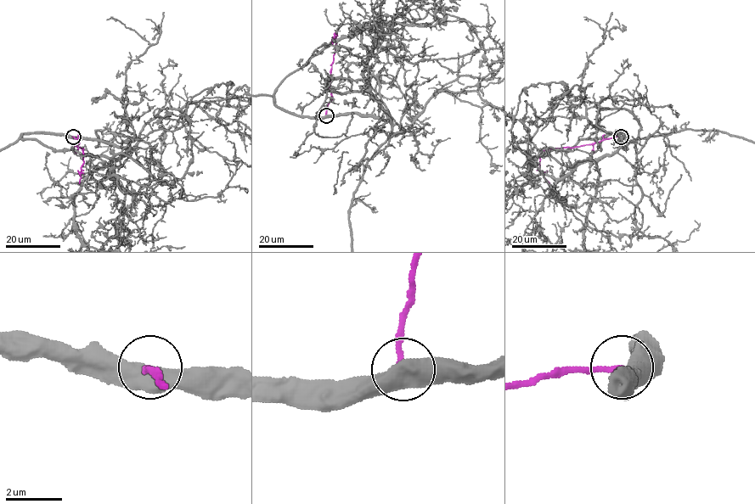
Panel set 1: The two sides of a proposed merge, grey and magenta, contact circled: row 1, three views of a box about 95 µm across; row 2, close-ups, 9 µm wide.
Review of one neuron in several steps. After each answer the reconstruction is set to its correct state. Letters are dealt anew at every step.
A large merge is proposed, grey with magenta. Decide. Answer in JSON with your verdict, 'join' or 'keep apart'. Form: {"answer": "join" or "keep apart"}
{"answer": "keep apart"}

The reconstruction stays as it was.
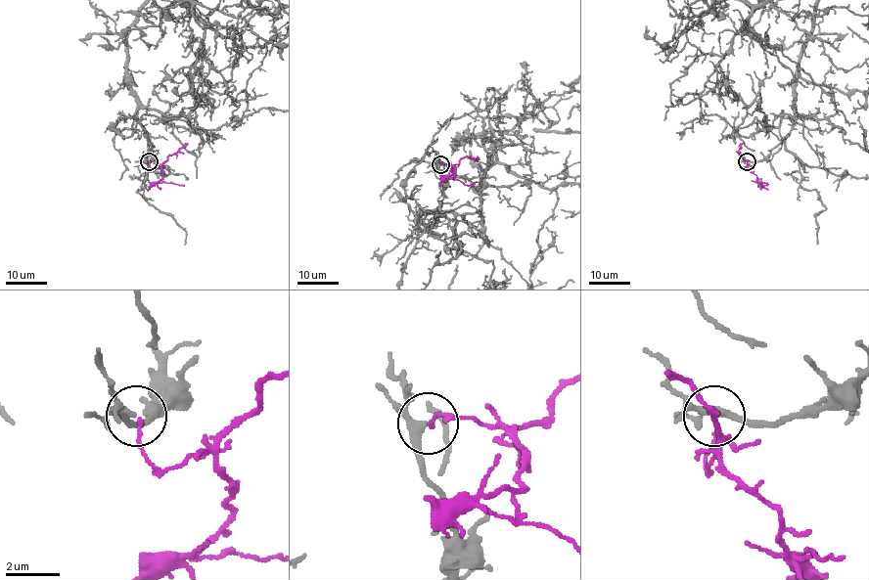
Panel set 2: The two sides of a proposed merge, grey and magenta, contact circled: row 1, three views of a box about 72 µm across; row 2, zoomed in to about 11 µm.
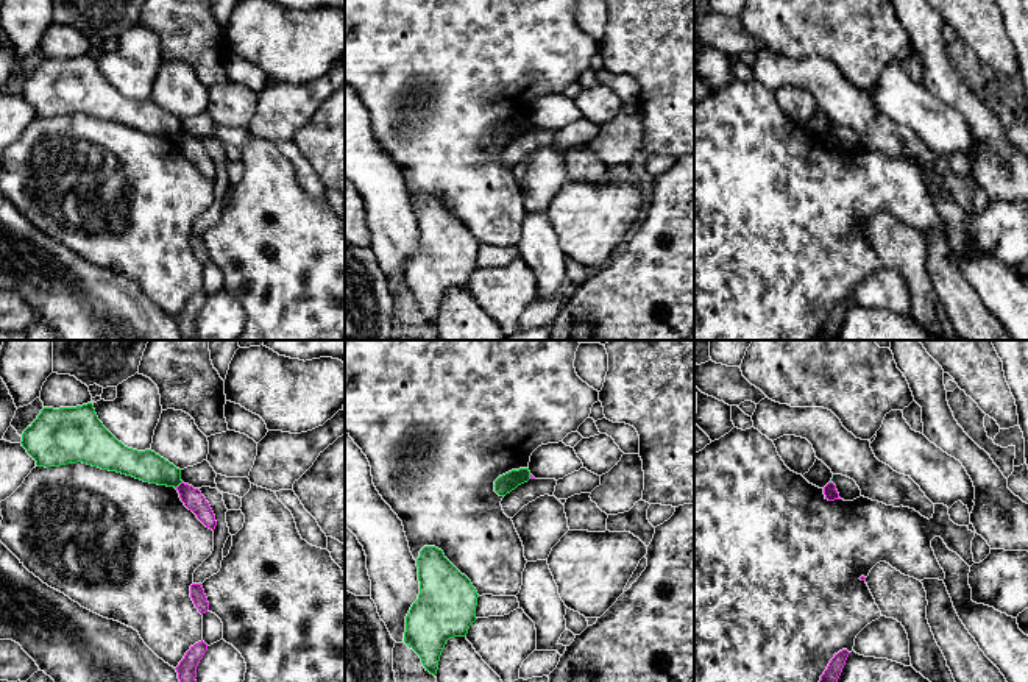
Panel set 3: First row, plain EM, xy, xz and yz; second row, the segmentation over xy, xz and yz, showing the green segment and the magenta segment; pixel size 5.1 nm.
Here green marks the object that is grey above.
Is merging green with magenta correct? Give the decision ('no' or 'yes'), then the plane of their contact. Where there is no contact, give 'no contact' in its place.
no | xy

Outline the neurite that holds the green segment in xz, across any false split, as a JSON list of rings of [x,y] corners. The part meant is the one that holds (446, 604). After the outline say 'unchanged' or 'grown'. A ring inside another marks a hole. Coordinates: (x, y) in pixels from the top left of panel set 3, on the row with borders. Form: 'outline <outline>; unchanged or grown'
outline [[[424,546],[417,559],[420,595],[406,616],[404,643],[437,674],[441,651],[449,638],[466,637],[477,620],[477,591],[435,546]]]; unchanged

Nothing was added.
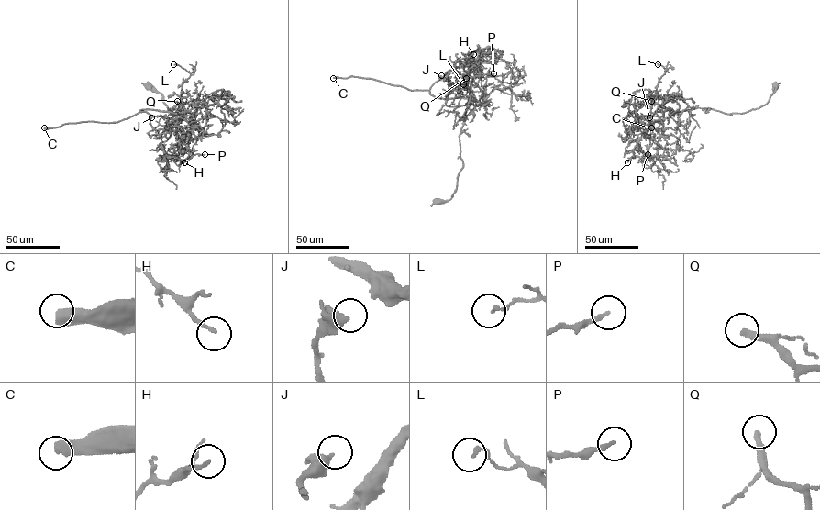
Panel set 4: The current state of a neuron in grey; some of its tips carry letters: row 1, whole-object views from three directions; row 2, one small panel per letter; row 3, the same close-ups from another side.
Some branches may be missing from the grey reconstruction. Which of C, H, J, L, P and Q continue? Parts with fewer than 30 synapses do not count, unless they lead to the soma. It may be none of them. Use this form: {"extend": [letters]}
{"extend": ["C", "Q"]}

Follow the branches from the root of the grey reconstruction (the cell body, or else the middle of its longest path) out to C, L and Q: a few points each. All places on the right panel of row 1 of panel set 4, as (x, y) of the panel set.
C: (775, 86), (759, 108), (725, 114), (697, 107), (673, 116), (668, 109), (651, 127)
L: (775, 86), (766, 104), (744, 113), (699, 107), (674, 112), (659, 103), (656, 90), (665, 69), (658, 64)
Q: (775, 86), (776, 90), (766, 104), (742, 113), (725, 114), (699, 107), (674, 112), (651, 101)

